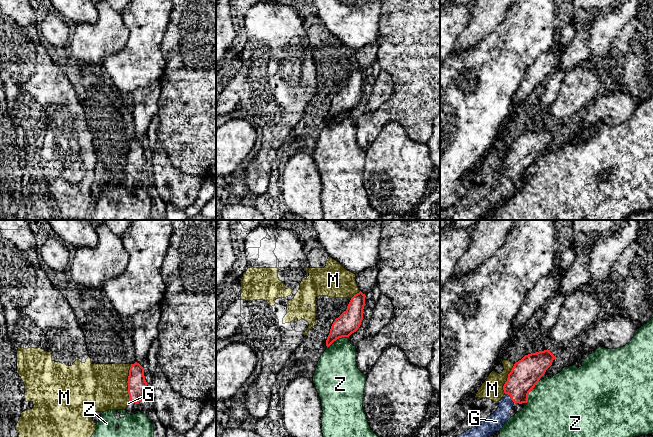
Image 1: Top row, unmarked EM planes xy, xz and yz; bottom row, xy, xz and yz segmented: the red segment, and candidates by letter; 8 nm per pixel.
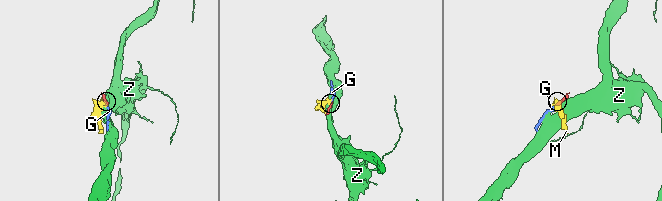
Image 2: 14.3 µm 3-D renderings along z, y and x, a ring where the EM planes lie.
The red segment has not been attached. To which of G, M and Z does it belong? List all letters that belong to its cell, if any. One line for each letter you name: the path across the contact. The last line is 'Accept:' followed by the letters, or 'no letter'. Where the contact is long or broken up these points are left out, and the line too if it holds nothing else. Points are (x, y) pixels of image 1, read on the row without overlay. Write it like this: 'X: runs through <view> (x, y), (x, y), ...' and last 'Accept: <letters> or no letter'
G: runs through yz (526, 149), (511, 174), (496, 197)
Accept: G

